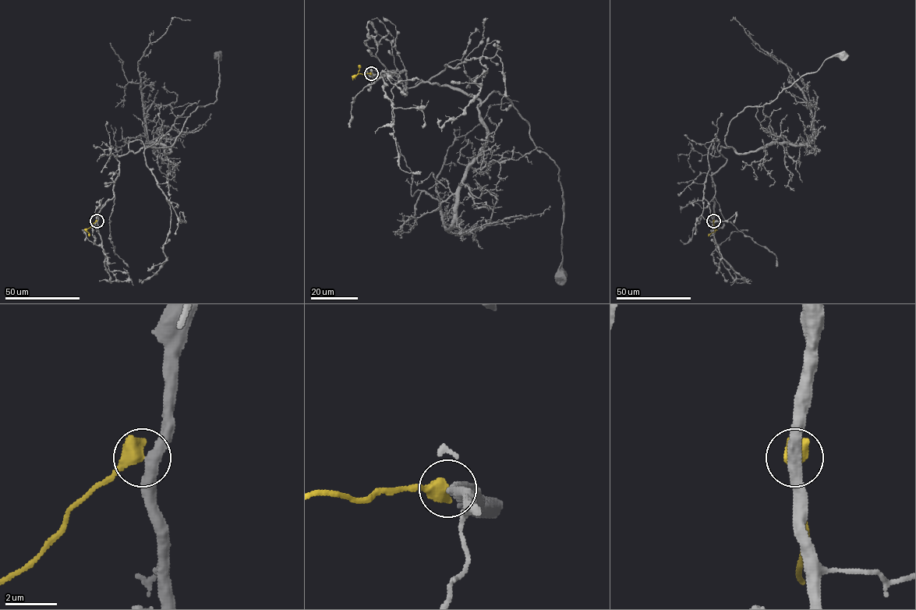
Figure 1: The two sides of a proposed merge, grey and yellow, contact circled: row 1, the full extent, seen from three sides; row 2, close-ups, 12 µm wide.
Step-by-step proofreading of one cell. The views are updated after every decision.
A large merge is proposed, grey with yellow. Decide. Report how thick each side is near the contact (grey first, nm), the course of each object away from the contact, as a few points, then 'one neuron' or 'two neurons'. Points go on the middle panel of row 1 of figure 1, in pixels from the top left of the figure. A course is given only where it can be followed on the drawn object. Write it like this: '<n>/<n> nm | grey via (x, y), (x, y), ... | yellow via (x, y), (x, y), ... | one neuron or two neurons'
420/700 nm | grey via (372, 73), (404, 71), (402, 94), (428, 82), (510, 101), (559, 168), (561, 275) | yellow via (371, 73), (355, 76), (358, 72), (359, 65) | one neuron

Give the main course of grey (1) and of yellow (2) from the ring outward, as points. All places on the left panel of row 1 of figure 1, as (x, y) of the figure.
1: (97, 221), (113, 196), (116, 157), (146, 147), (171, 147), (191, 113), (217, 100), (218, 57)
2: (97, 221), (86, 231), (89, 235)

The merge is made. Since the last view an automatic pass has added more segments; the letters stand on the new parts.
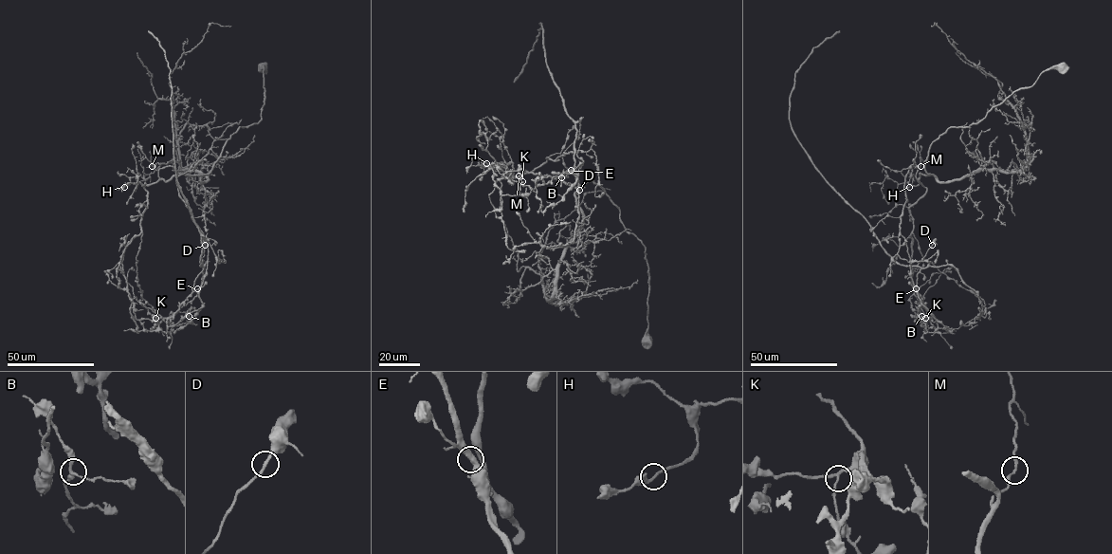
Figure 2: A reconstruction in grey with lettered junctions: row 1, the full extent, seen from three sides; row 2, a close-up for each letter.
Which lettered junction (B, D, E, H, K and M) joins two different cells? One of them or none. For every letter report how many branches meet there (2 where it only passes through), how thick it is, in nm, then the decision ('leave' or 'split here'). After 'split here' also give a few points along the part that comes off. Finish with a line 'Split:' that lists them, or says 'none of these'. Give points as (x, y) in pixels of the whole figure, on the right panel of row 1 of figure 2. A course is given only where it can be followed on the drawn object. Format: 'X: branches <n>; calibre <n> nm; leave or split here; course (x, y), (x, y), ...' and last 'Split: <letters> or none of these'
B: branches 3; calibre 220 nm; leave
D: branches 2; calibre 200 nm; leave
E: branches 2; calibre 140 nm; split here; course (915, 288), (920, 267), (901, 265), (888, 253), (814, 166), (791, 126), (795, 71), (839, 30)
H: branches 2; calibre 200 nm; leave
K: branches 3; calibre 180 nm; leave
M: branches 2; calibre 170 nm; leave
Split: E

